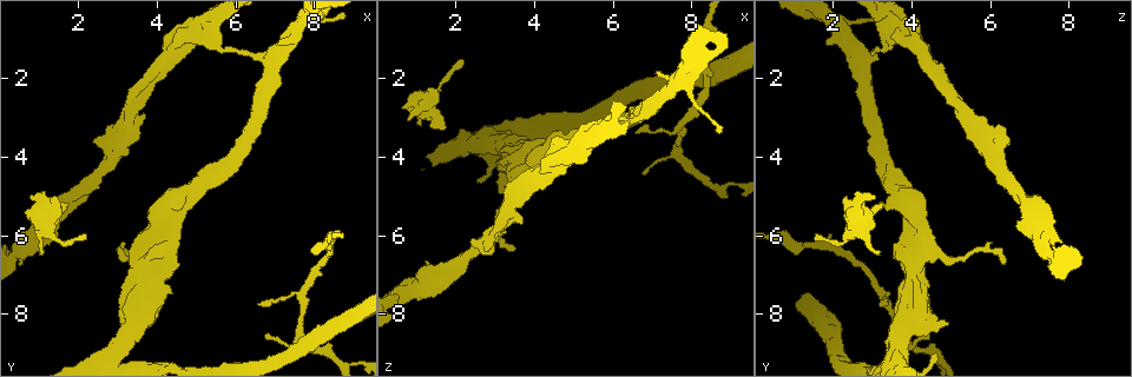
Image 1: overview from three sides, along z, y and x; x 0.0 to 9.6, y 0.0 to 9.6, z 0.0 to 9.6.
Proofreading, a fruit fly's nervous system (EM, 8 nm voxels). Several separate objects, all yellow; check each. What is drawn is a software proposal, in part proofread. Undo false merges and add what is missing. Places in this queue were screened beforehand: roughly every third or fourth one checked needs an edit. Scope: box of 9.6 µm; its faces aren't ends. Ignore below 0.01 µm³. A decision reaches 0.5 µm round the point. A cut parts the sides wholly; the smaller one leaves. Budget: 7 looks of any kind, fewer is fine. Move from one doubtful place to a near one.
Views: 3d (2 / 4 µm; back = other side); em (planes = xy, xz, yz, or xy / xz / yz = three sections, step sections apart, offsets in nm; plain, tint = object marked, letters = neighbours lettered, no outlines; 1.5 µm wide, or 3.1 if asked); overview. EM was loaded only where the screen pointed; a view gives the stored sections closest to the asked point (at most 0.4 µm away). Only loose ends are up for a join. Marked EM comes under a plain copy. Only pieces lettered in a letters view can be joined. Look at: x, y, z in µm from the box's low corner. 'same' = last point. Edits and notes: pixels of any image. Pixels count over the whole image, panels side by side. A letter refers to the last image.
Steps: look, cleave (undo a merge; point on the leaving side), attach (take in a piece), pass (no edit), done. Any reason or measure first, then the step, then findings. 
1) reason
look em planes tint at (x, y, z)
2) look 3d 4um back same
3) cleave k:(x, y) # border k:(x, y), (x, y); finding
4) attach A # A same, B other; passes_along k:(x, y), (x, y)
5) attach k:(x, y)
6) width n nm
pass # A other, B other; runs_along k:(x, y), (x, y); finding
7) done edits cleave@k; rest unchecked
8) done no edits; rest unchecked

look 3d 4um back at (3.25, 8.25, 5.00)

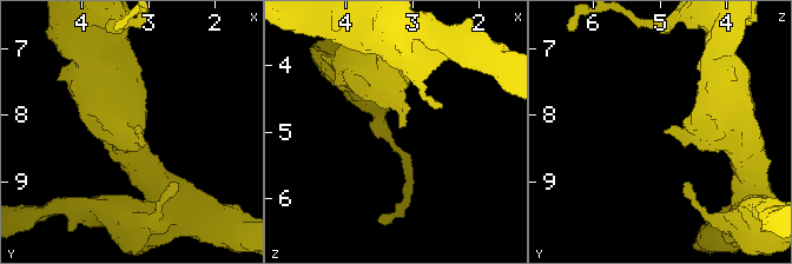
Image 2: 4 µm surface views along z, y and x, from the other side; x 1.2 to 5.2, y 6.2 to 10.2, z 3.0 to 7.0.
now the EM
look em planes letters at (3.20, 8.25, 4.90)

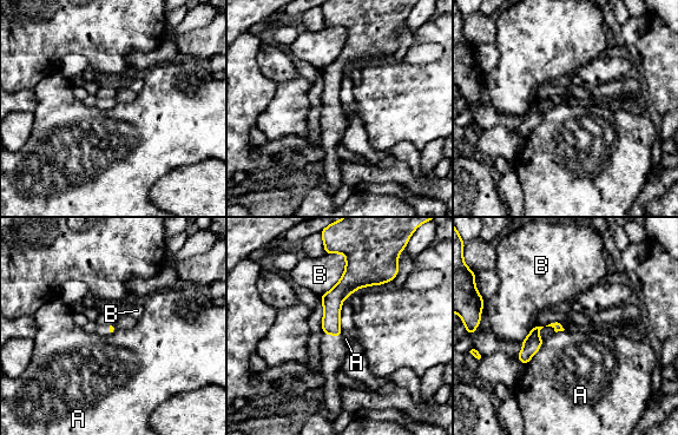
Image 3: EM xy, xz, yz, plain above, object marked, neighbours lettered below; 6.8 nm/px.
pass # A other, B other; border 3:(544, 340), (538, 351), (525, 366); none of them fits

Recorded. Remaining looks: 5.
long arm stops here
look em planes letters at (3.45, 6.75, 6.35)

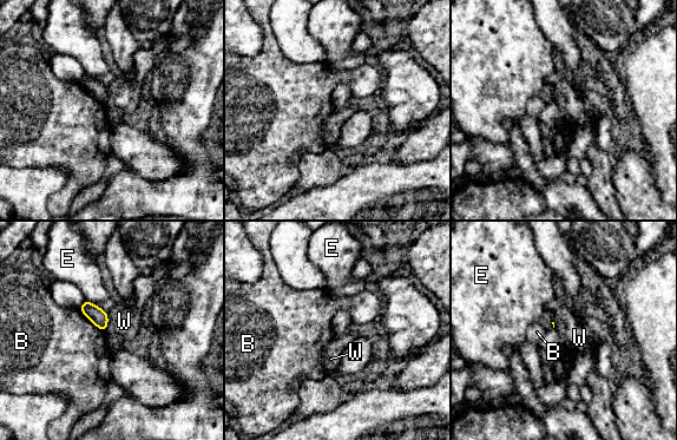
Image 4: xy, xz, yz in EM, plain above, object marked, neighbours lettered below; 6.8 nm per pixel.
pass # B other, E other, W other; border 4:(79, 308), (103, 332); no lettered piece goes on from it

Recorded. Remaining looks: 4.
look em planes letters at (0.85, 5.00, 3.10)

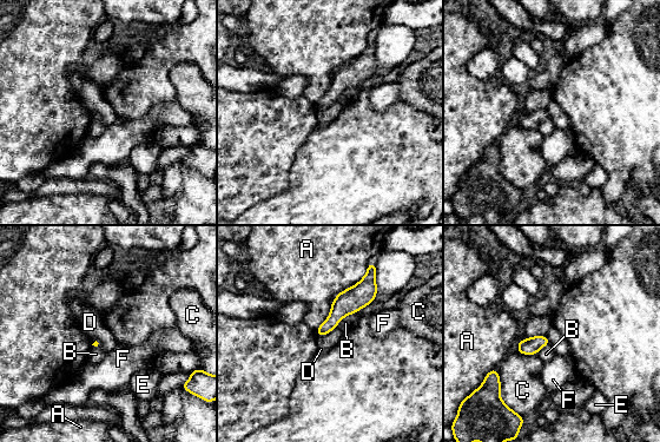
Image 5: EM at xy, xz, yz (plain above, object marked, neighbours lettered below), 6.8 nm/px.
pass # A other, B other, C other, D other, E other, F other; border 5:(336, 325), (327, 334), (317, 335); none of them fits

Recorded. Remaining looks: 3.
done no edits; rest unchecked

